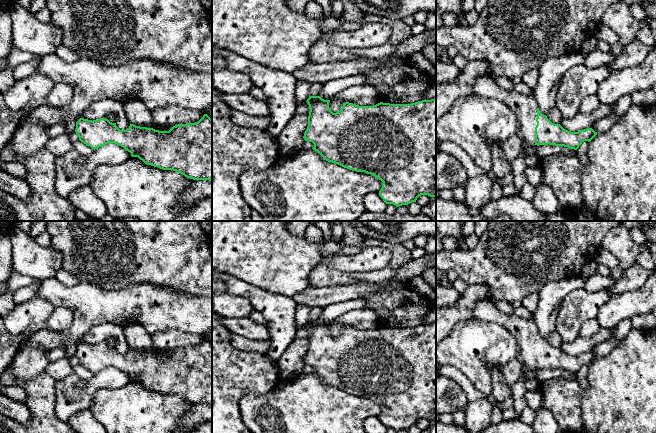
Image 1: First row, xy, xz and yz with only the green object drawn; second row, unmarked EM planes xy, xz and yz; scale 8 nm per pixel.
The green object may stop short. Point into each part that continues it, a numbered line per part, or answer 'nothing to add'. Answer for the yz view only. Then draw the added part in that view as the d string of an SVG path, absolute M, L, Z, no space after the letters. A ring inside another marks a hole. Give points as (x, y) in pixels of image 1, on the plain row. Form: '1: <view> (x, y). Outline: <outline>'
1: yz (524, 331). Outline: M481 300L475 304L473 318L497 323L506 328L516 339L523 364L529 369L535 368L535 351L537 349L537 326L534 319L526 320L515 314L506 315L491 300Z

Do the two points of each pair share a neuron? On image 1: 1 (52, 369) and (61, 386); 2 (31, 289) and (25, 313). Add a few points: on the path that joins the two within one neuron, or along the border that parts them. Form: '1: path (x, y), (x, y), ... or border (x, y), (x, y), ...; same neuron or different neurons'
1: border (72, 373), (56, 381); different neurons
2: border (36, 295), (17, 304); different neurons

